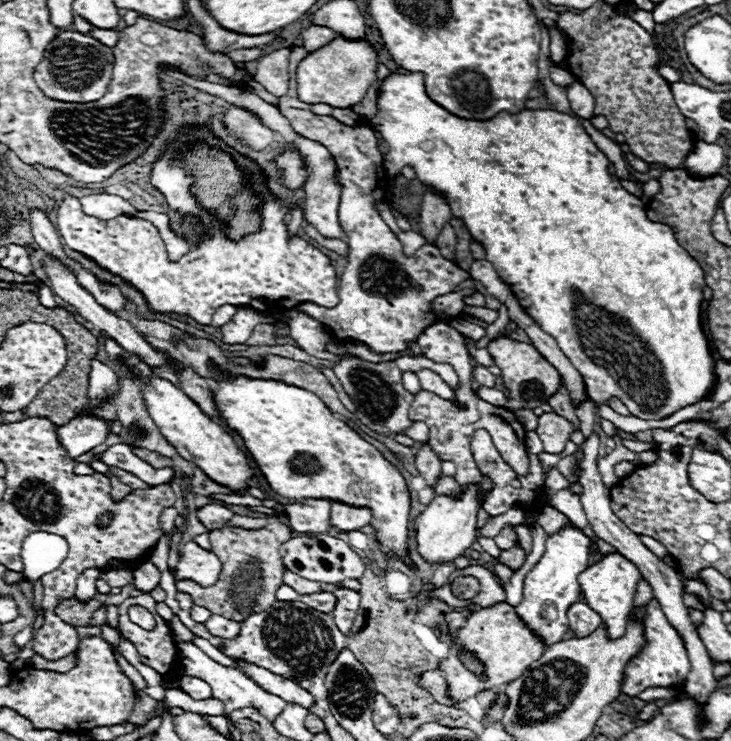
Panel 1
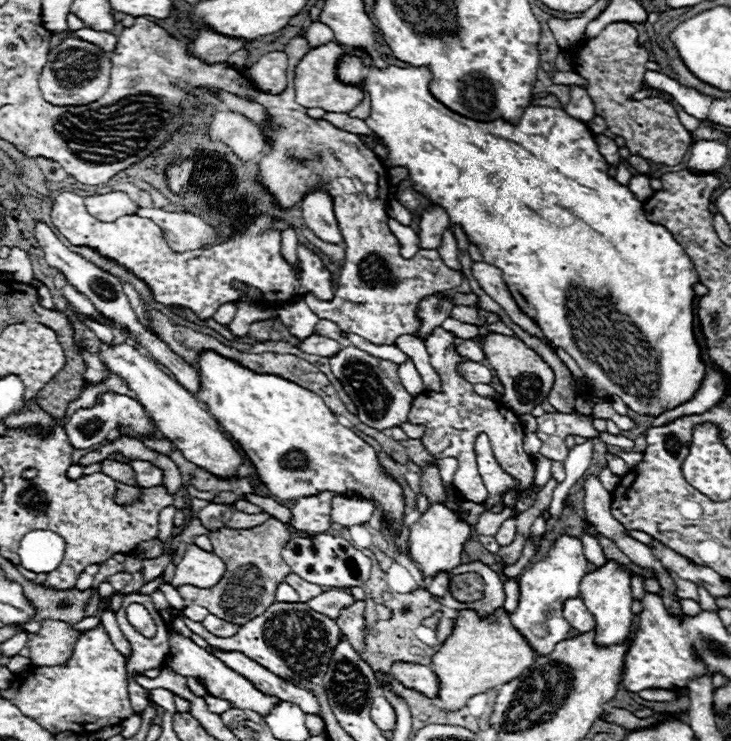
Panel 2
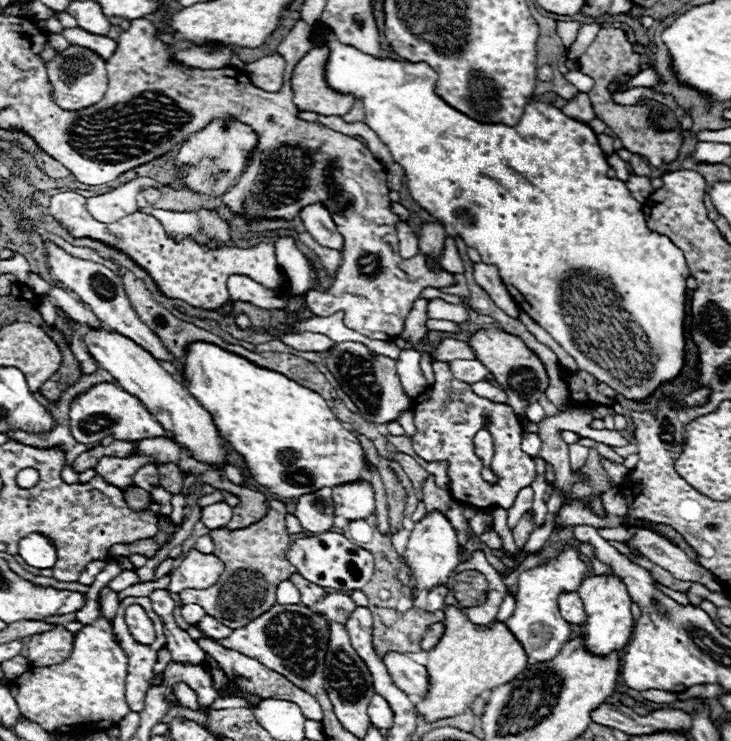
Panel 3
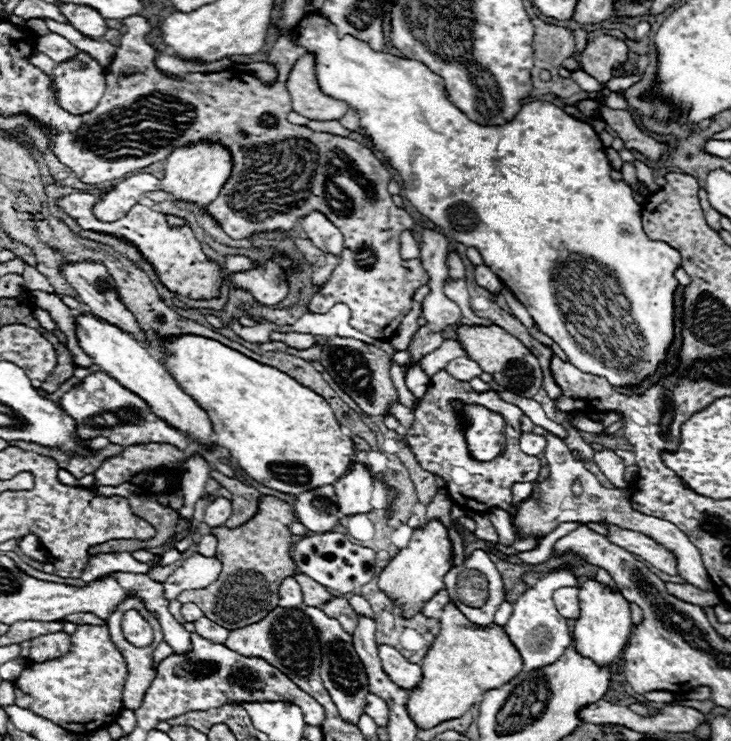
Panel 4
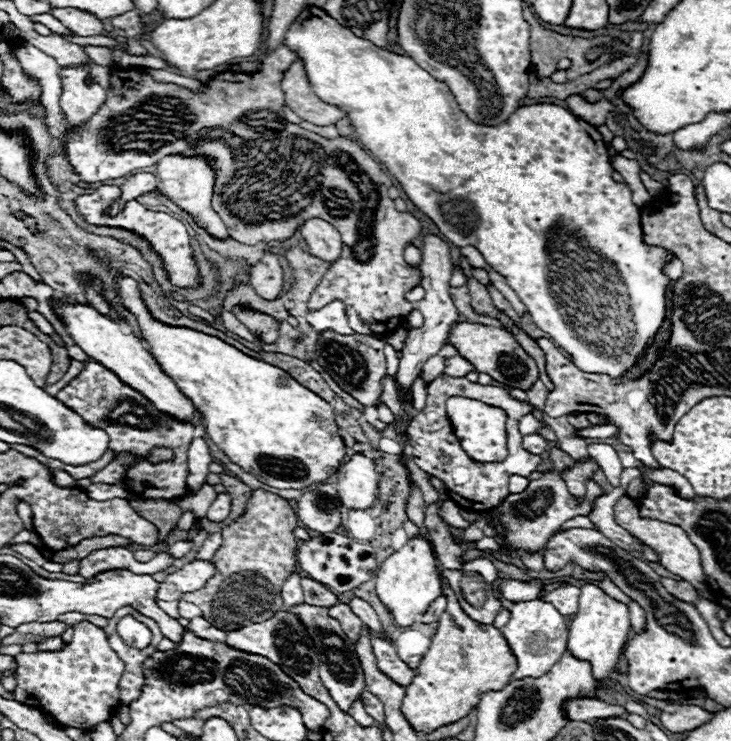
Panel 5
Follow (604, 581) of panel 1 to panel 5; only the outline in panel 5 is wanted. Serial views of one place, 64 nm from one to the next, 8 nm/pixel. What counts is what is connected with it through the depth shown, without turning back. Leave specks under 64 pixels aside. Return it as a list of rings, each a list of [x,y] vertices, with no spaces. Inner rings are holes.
[[[584,584],[580,592],[580,608],[570,622],[568,632],[568,652],[578,660],[592,664],[592,676],[606,688],[610,684],[610,674],[622,654],[622,648],[630,636],[630,616],[628,606],[610,598],[594,584]]]

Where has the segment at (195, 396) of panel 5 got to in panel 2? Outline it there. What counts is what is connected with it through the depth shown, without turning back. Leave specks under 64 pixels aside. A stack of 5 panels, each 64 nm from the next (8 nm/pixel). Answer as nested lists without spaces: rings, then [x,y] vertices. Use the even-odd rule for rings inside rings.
[[[204,350],[198,356],[198,366],[200,366],[198,368],[200,388],[196,392],[198,402],[202,402],[212,416],[216,416],[224,432],[250,458],[260,482],[270,490],[272,496],[278,496],[280,500],[298,500],[302,496],[314,496],[324,490],[330,490],[334,494],[358,492],[364,498],[372,498],[382,514],[390,514],[390,518],[396,522],[394,530],[400,532],[400,520],[404,516],[404,500],[400,484],[396,484],[392,478],[384,474],[384,470],[378,466],[374,450],[364,440],[360,440],[350,428],[344,428],[318,394],[280,376],[252,372],[230,358],[220,356],[214,350]]]

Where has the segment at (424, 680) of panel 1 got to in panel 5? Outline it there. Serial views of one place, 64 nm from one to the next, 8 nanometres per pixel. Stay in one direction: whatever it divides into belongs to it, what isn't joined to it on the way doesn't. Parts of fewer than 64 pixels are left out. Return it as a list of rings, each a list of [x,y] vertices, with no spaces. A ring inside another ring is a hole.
[[[370,632],[370,640],[372,640],[372,650],[374,650],[374,656],[376,656],[376,662],[378,662],[378,670],[386,672],[392,680],[398,680],[398,684],[408,686],[416,672],[410,670],[408,664],[398,658],[394,646],[388,640],[374,636],[372,632]]]

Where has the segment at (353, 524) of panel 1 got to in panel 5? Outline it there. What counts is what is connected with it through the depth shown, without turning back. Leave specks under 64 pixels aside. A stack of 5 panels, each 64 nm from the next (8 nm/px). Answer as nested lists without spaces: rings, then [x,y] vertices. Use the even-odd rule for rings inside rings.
[[[352,454],[338,472],[338,496],[346,508],[370,508],[378,494],[380,472],[376,470],[376,460],[364,454]]]

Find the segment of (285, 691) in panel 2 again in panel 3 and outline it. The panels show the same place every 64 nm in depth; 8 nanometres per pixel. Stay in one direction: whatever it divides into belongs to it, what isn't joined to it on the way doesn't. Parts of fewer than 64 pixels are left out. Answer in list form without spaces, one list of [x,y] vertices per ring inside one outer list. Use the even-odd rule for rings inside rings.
[[[200,638],[200,640],[198,640],[198,646],[218,662],[218,666],[224,670],[224,674],[232,680],[232,684],[234,684],[240,692],[256,694],[256,696],[260,696],[262,700],[266,700],[266,698],[290,700],[290,702],[294,702],[294,704],[298,704],[298,706],[302,708],[302,714],[306,716],[306,720],[314,720],[314,722],[320,722],[320,720],[322,720],[322,708],[320,708],[318,700],[316,700],[312,694],[308,694],[308,692],[296,688],[296,686],[294,686],[290,680],[286,680],[282,674],[278,674],[278,672],[266,668],[264,664],[260,664],[260,662],[254,660],[254,658],[248,658],[248,656],[242,656],[240,652],[228,650],[228,648],[224,648],[224,646],[220,646],[220,644],[208,640],[208,638]]]

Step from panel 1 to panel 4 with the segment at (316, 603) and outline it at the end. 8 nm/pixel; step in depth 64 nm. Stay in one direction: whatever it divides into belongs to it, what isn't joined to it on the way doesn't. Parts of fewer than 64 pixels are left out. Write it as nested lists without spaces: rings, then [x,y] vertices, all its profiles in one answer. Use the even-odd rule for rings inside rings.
[[[334,598],[334,600],[330,600],[330,604],[324,604],[322,610],[330,618],[336,618],[348,634],[354,634],[354,628],[358,626],[358,616],[356,616],[356,612],[352,610],[352,606],[348,604],[346,598]]]

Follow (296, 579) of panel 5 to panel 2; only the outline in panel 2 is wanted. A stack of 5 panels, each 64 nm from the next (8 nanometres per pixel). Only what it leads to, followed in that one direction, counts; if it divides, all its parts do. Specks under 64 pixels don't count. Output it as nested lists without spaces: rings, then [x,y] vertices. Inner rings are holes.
[[[282,582],[278,586],[278,592],[276,592],[276,602],[290,602],[290,604],[298,602],[298,594],[296,594],[294,588],[290,588],[290,584]]]

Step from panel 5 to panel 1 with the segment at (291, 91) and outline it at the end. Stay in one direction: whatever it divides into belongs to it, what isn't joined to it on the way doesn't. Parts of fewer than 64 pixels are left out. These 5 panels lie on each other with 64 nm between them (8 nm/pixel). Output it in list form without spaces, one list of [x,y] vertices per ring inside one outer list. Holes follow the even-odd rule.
[[[338,36],[330,44],[310,52],[298,64],[298,70],[296,70],[298,98],[306,104],[322,102],[332,108],[352,108],[366,96],[368,88],[374,84],[376,66],[378,66],[378,58],[374,48],[368,42],[342,40]]]

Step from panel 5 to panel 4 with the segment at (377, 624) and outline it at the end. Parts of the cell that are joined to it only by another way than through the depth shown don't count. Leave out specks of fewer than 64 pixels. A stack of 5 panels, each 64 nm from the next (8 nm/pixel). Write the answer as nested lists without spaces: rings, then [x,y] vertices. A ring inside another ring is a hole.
[[[354,594],[351,598],[349,598],[349,603],[357,614],[365,615],[374,620],[375,617],[371,606],[362,596]]]

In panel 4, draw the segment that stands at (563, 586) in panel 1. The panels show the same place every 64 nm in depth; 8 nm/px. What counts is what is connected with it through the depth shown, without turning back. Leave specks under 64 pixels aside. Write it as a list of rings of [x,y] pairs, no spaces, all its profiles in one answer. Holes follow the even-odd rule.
[[[560,568],[558,572],[550,572],[550,574],[536,574],[536,572],[526,574],[524,582],[526,582],[526,592],[520,594],[520,598],[514,602],[514,612],[508,624],[504,626],[504,632],[510,636],[512,644],[520,652],[524,662],[524,672],[532,672],[556,662],[570,646],[572,638],[570,638],[566,618],[558,614],[552,594],[562,586],[576,586],[578,580],[570,570]]]

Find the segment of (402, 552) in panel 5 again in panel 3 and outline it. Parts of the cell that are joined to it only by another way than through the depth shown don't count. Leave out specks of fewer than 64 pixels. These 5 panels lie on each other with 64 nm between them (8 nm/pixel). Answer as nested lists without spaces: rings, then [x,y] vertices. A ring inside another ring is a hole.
[[[440,512],[426,514],[414,526],[410,542],[408,542],[408,548],[406,548],[406,552],[400,558],[408,566],[412,578],[414,578],[414,592],[412,592],[414,598],[418,598],[422,592],[430,592],[432,588],[436,588],[440,584],[446,584],[448,578],[450,578],[450,572],[454,572],[454,568],[460,564],[456,532],[450,526],[448,518],[442,516]]]

